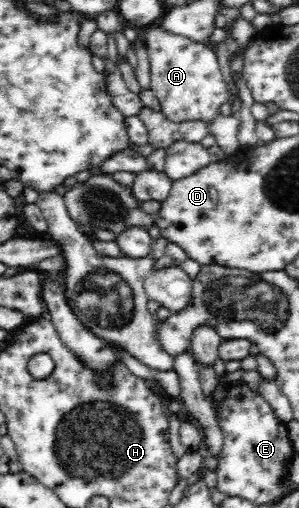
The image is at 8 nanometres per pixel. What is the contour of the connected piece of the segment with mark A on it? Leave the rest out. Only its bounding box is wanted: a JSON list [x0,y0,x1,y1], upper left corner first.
[142,23,241,156]

